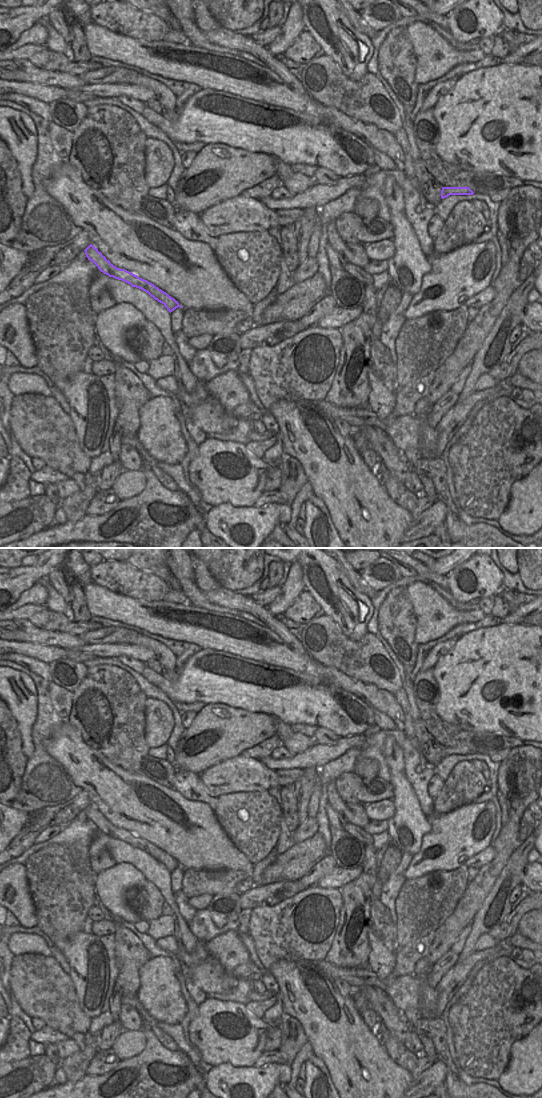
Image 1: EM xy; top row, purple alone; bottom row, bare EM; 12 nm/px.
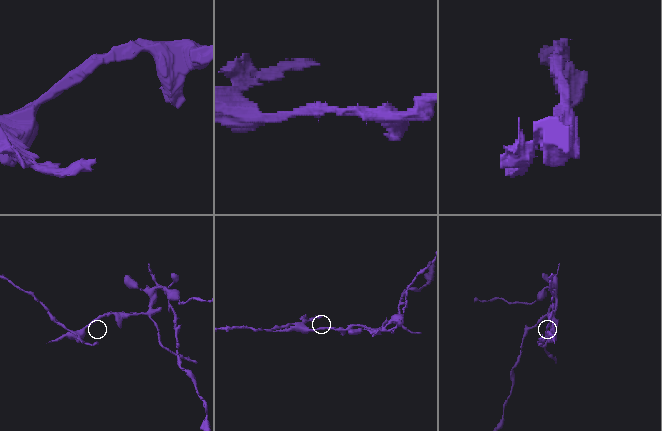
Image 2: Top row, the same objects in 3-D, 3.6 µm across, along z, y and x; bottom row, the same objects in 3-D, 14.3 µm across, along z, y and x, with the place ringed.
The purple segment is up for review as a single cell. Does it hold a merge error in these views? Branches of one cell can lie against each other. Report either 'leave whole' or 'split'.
split

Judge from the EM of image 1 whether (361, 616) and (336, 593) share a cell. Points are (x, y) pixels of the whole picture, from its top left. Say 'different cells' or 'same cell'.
same cell

